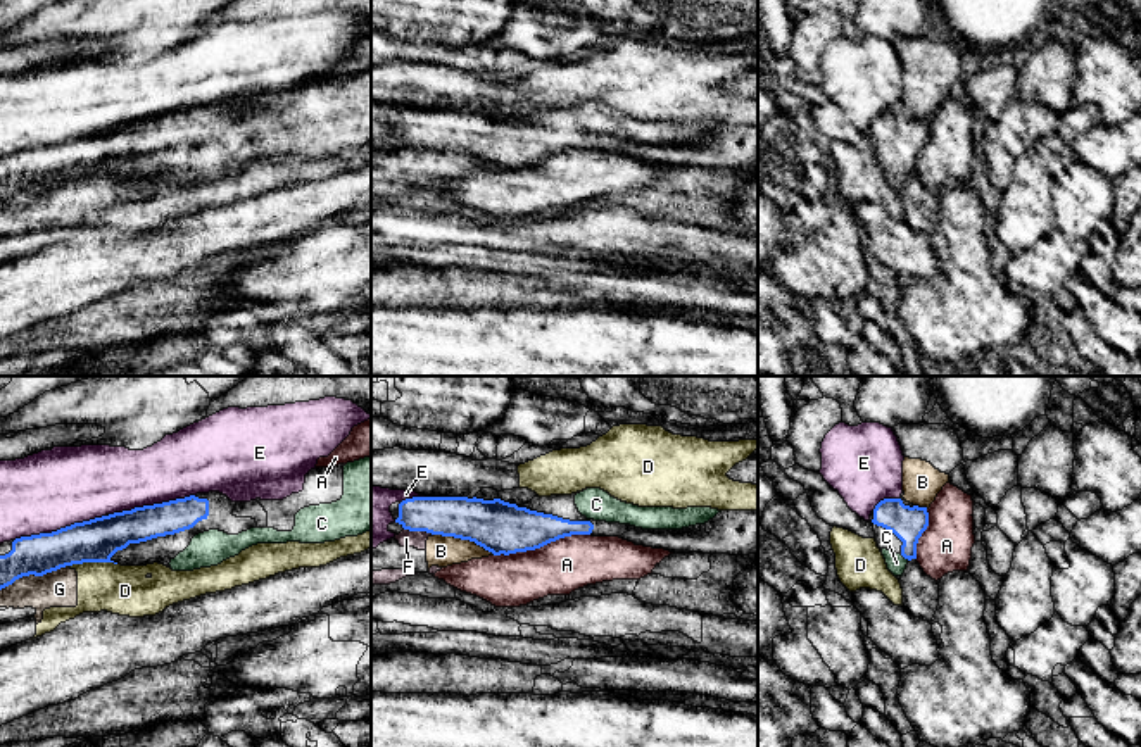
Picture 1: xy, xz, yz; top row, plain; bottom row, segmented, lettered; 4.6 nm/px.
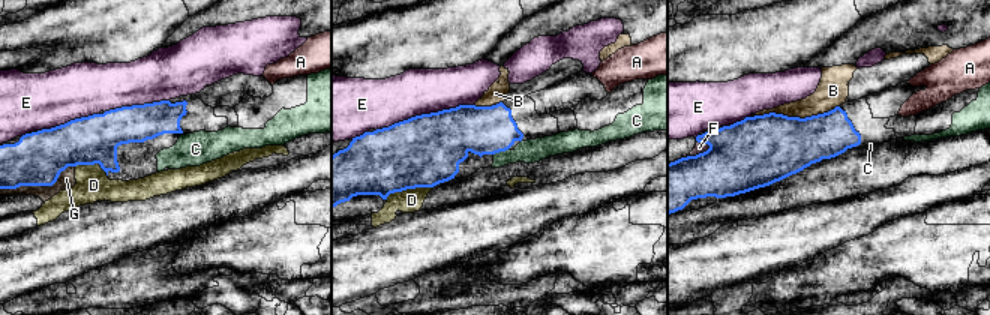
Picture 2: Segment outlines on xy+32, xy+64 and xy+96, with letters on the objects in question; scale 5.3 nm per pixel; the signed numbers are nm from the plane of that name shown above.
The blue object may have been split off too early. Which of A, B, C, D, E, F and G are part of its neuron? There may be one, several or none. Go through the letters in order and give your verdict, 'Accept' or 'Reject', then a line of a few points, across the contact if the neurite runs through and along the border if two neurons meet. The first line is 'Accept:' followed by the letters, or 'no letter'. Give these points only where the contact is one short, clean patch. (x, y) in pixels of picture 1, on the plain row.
Accept: C
A: Reject
B: Reject
C: Accept. Line: yz (908, 137), (905, 171), (896, 176)
D: Reject. Line: xy (116, 176), (73, 176), (69, 180)
E: Reject
F: Reject
G: Reject

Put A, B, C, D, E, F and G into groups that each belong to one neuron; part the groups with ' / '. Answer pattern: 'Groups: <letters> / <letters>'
Groups: A / B F / C / D G / E

